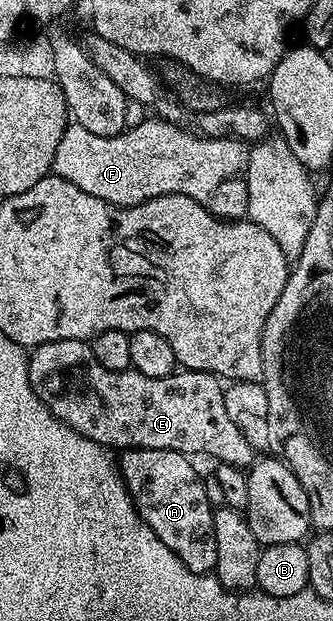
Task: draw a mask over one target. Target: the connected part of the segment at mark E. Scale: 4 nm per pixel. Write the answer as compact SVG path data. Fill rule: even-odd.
M81 339L48 341L33 348L28 355L28 377L36 397L64 425L76 429L84 437L96 441L107 449L168 449L179 451L181 455L197 457L211 455L218 463L233 467L249 468L255 462L254 447L247 434L239 429L228 417L225 409L225 390L223 380L208 371L179 370L177 373L153 379L135 371L113 371L104 369L92 353L89 342Z

